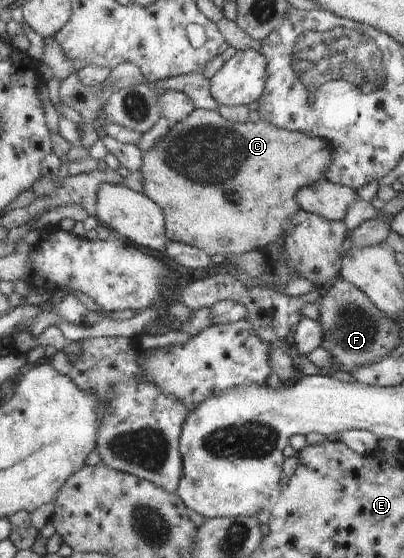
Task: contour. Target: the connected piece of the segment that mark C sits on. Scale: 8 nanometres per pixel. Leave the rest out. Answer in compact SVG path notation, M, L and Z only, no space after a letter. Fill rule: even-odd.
M197 109L182 122L171 125L170 132L164 136L152 150L143 153L143 164L140 168L142 173L142 184L144 184L144 194L150 197L165 212L167 224L167 237L170 241L182 242L200 250L204 250L210 256L216 255L244 255L256 250L263 250L271 243L276 243L280 236L284 234L284 224L300 210L300 203L297 201L297 194L300 188L310 186L314 182L320 182L325 178L326 166L332 162L334 148L330 142L317 136L308 136L302 132L288 132L280 130L267 120L260 119L258 122L251 120L245 123L233 123L226 120L219 111Z

